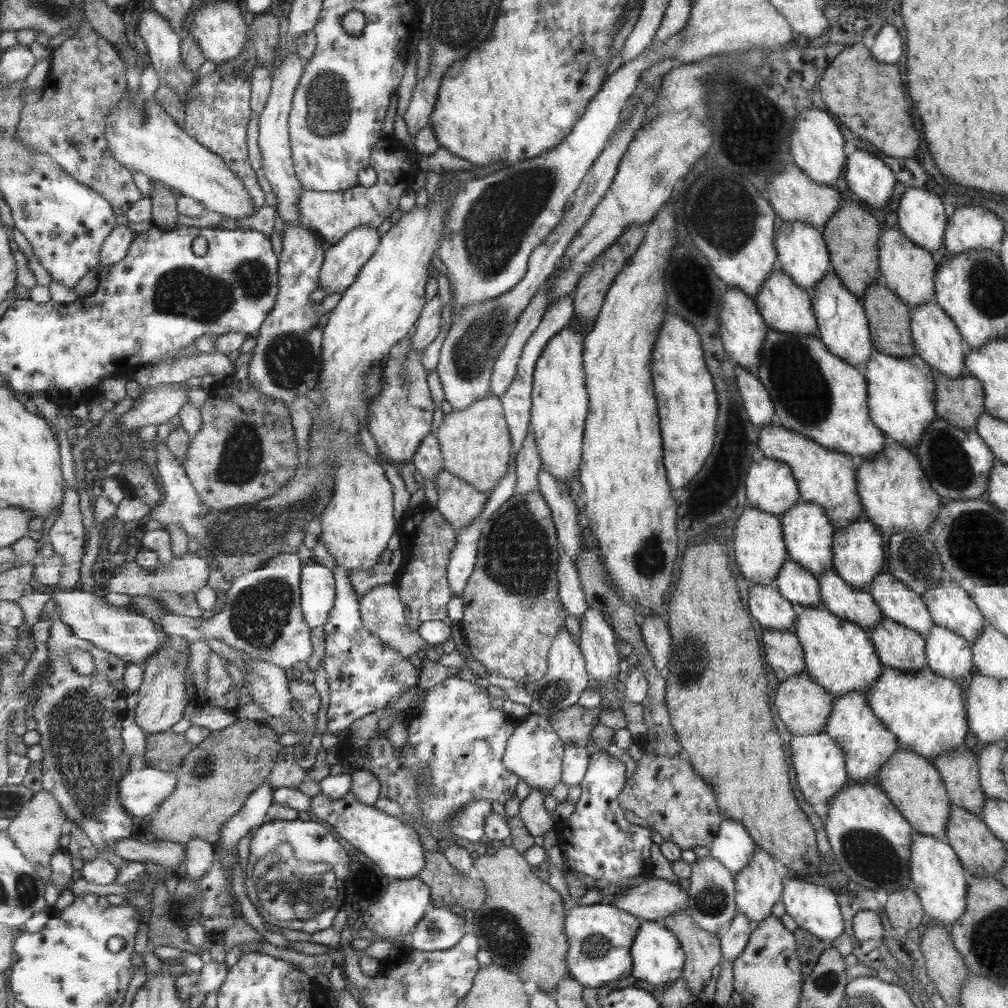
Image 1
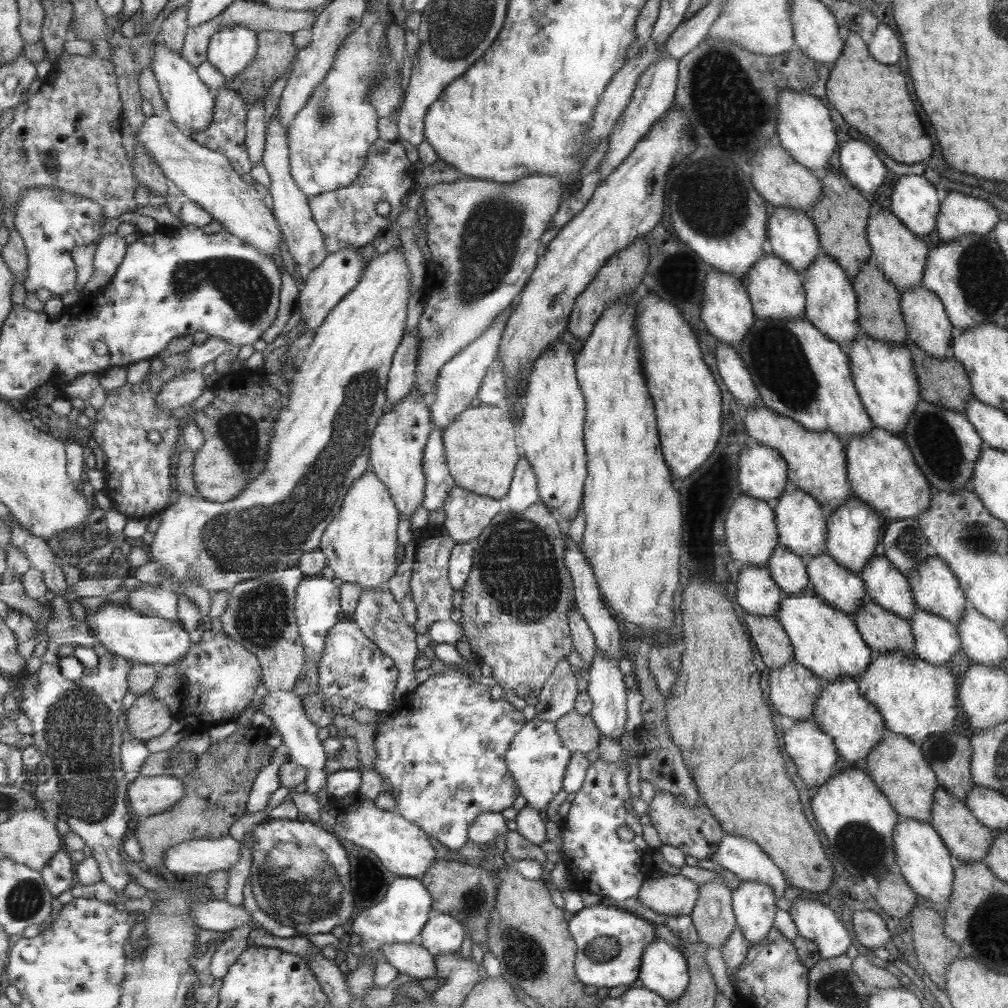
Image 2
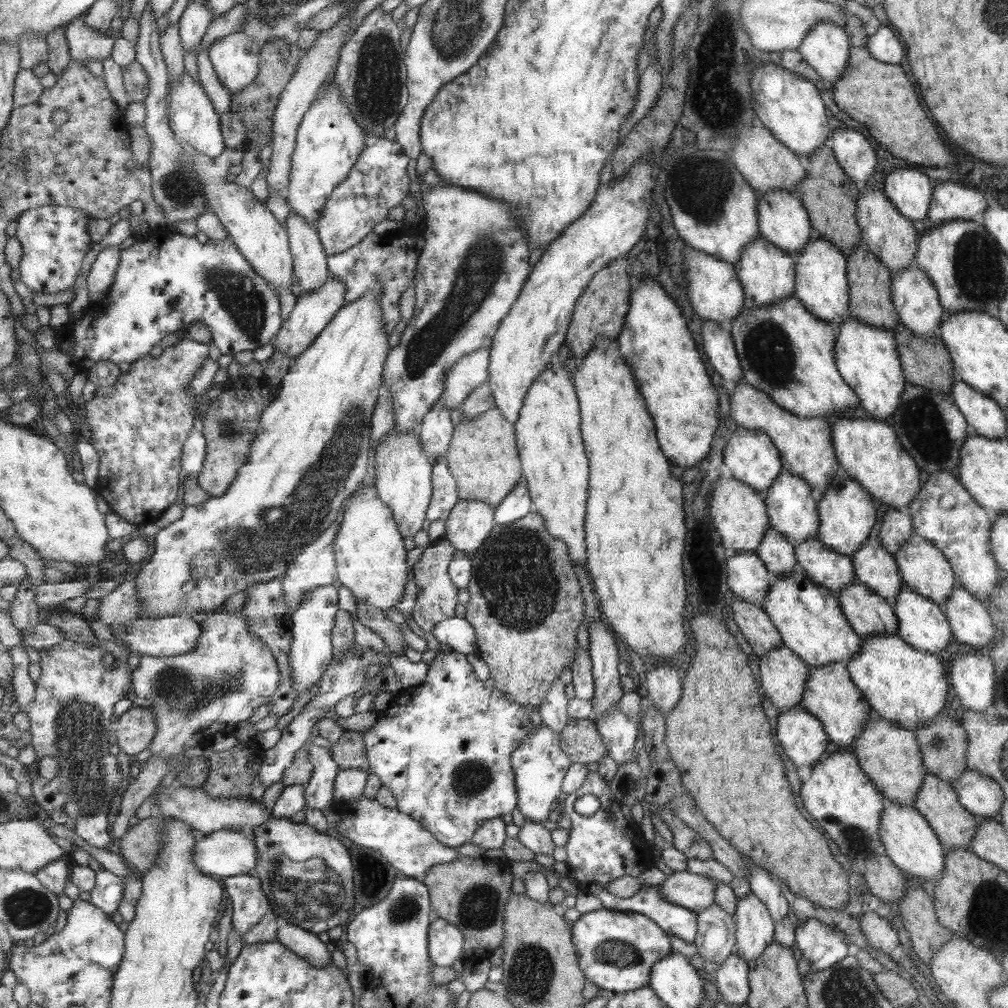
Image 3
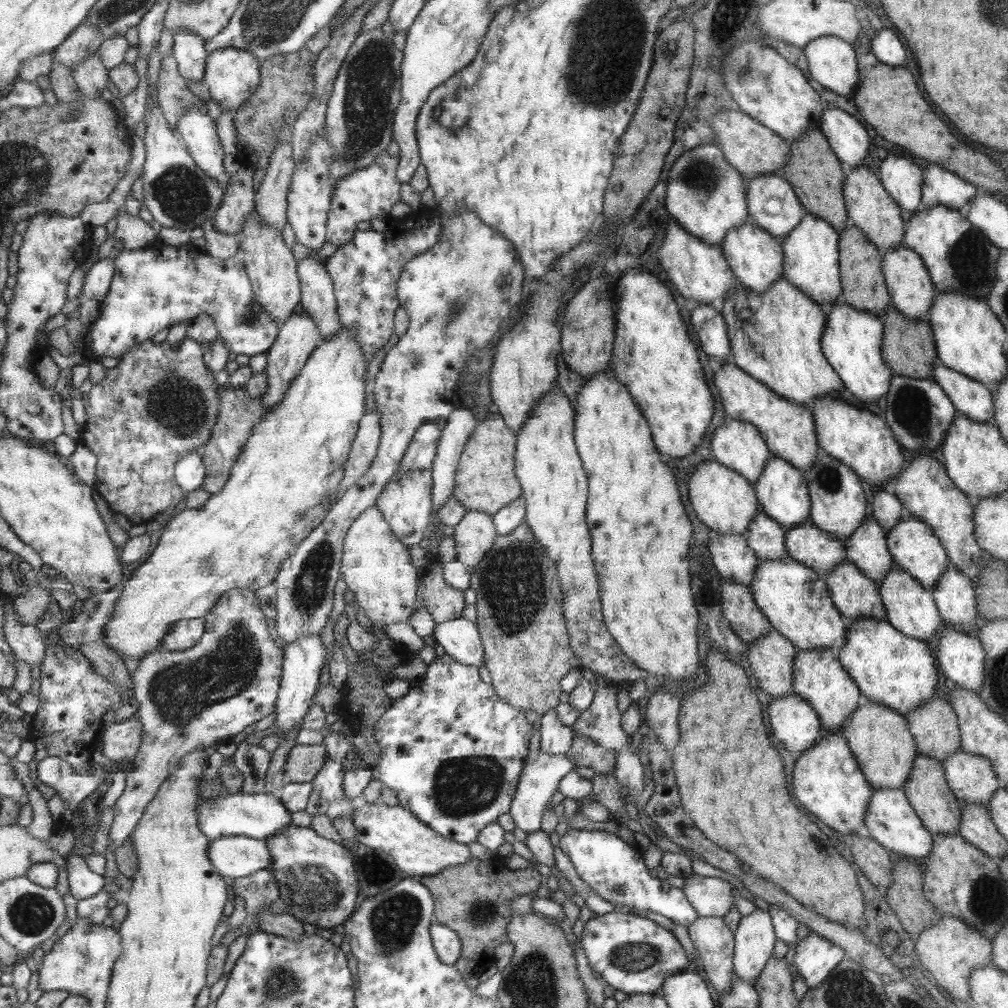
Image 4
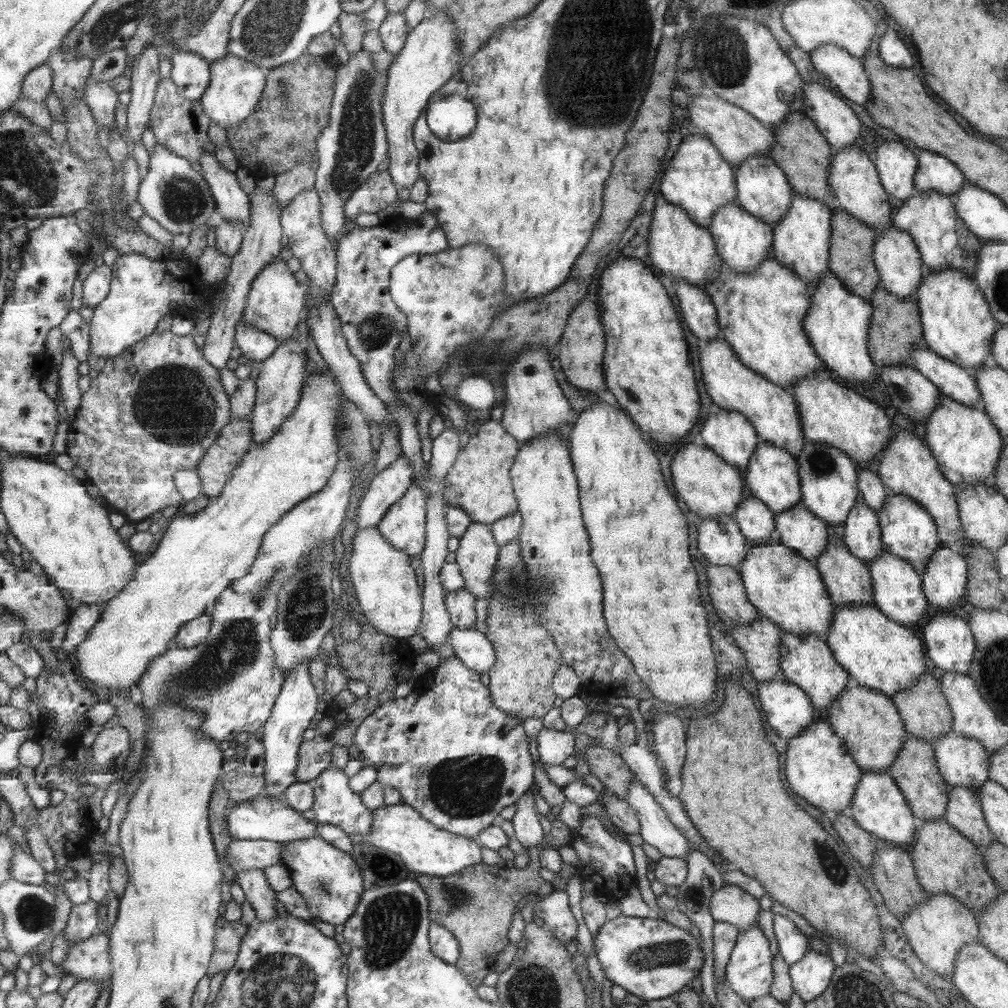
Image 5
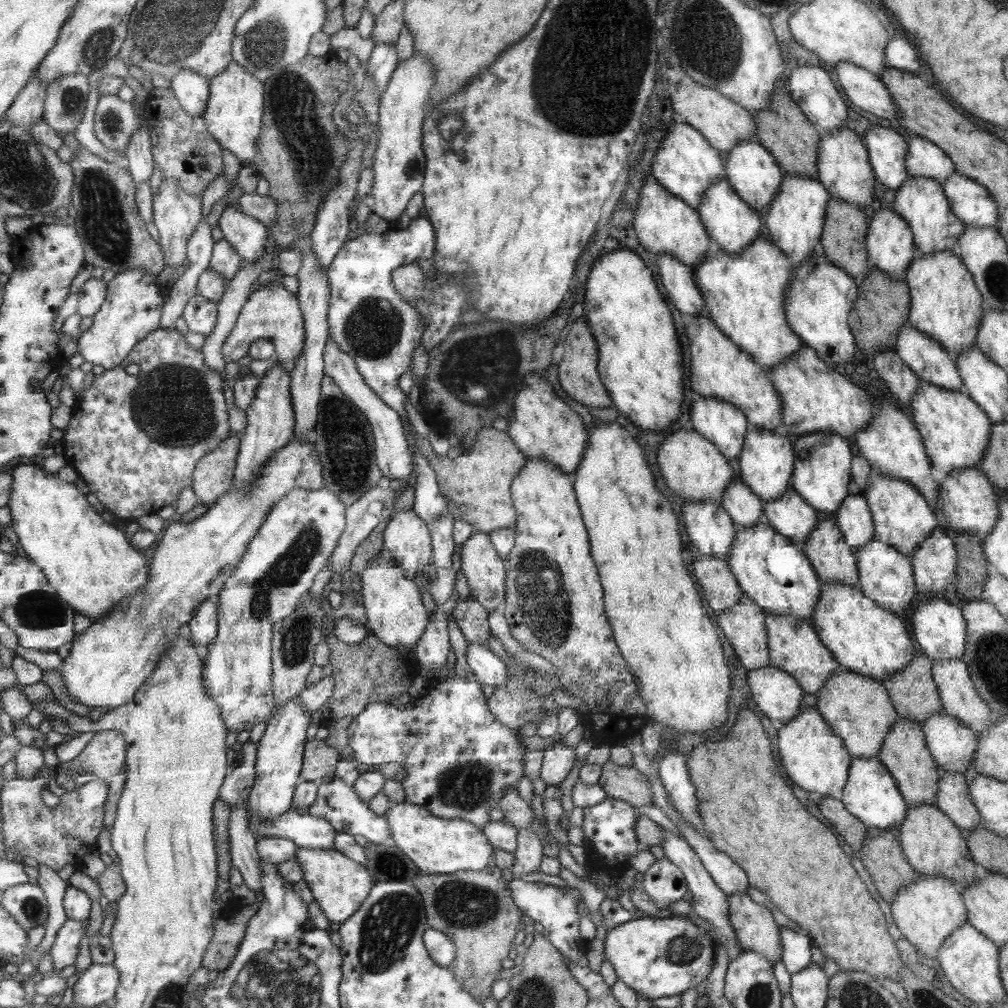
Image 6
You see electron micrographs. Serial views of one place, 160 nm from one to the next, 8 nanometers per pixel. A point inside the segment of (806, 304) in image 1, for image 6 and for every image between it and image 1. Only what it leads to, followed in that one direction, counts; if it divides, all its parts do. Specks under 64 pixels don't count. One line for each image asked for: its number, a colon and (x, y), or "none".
2: (776, 291)
3: (767, 274)
4: (756, 258)
5: (742, 242)
6: (730, 224)

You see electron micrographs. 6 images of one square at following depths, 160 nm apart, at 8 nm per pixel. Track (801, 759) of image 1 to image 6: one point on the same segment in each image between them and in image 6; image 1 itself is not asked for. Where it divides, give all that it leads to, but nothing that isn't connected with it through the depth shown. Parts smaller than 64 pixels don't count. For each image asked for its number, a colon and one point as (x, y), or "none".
2: (811, 749)
3: (802, 738)
4: (794, 723)
5: (788, 711)
6: (777, 695)

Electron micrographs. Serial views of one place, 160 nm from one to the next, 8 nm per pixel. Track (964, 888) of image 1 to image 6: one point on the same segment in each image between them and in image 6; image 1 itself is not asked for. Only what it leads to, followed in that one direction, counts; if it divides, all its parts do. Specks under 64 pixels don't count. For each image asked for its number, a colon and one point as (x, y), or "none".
2: (925, 863)
3: (909, 842)
4: (890, 821)
5: (878, 806)
6: (870, 794)

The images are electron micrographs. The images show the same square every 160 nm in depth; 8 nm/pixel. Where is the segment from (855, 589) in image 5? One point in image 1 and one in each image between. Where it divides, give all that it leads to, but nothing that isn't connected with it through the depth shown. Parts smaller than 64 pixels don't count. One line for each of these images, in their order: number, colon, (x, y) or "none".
1: (898, 647)
2: (883, 632)
3: (868, 613)
4: (855, 596)

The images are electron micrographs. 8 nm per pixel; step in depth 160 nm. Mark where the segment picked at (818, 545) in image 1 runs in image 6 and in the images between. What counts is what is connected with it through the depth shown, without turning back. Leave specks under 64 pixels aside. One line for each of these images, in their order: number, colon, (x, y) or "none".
2: (799, 518)
3: (791, 510)
4: (783, 497)
5: (771, 475)
6: (766, 461)

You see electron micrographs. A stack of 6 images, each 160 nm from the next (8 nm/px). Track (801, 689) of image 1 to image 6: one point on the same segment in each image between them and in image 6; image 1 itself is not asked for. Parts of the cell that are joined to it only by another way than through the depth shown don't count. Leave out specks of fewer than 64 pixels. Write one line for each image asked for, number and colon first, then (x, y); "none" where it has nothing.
2: (793, 689)
3: (783, 675)
4: (771, 658)
5: (759, 642)
6: (744, 625)

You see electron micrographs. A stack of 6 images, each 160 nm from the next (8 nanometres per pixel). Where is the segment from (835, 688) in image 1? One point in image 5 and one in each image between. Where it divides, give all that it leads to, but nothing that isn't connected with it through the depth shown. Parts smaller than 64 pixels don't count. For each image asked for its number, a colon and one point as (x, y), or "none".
2: (825, 640)
3: (808, 616)
4: (796, 601)
5: (787, 589)

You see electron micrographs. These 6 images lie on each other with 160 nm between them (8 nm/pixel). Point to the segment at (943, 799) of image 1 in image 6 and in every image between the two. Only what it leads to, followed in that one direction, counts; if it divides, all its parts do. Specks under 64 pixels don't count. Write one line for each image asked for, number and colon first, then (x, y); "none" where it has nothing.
2: (897, 766)
3: (889, 755)
4: (885, 749)
5: (868, 723)
6: (858, 709)

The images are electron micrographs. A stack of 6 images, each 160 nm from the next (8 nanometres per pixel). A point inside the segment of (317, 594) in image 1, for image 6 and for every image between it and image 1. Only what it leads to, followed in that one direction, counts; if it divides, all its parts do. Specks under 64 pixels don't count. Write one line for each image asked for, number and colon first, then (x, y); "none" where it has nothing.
2: (319, 602)
3: (314, 621)
4: (304, 661)
5: (296, 706)
6: (281, 750)

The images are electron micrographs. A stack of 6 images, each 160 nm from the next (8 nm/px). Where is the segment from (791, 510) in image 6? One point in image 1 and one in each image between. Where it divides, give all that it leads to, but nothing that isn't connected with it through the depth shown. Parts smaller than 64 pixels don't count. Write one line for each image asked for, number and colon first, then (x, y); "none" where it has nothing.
1: (857, 606)
2: (838, 587)
3: (823, 566)
4: (807, 544)
5: (798, 529)

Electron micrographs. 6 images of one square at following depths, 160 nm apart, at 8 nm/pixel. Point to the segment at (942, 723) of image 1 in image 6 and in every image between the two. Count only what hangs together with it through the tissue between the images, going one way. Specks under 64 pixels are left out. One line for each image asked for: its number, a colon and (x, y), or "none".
2: (915, 699)
3: (906, 687)
4: (890, 669)
5: (878, 654)
6: (865, 639)

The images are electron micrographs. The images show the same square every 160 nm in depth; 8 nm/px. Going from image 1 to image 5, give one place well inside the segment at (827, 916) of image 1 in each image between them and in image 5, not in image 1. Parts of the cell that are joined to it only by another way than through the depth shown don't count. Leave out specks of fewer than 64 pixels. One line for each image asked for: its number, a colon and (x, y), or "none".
2: (815, 921)
3: (820, 944)
4: (815, 957)
5: (809, 976)

